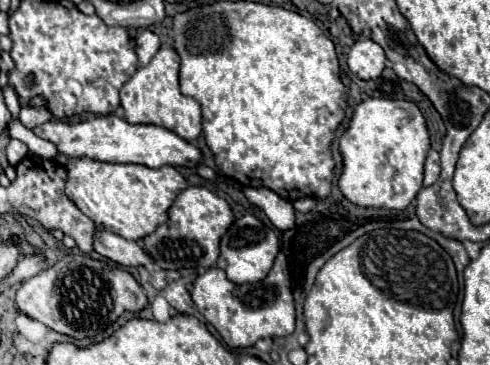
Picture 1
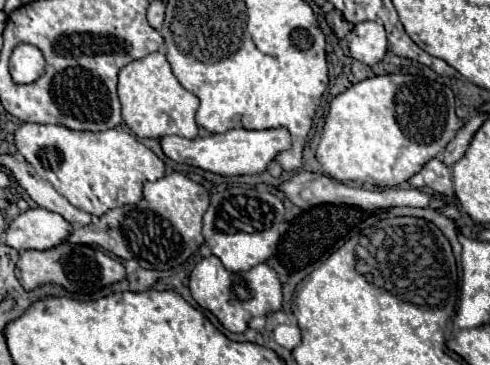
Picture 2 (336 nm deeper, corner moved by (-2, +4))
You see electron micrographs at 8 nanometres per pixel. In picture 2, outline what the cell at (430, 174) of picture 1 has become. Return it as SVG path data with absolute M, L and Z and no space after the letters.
M439 158L429 160L421 172L417 172L411 180L413 186L423 188L429 186L433 188L437 194L445 196L445 198L453 198L453 180L451 180L451 170L449 166L445 166Z

